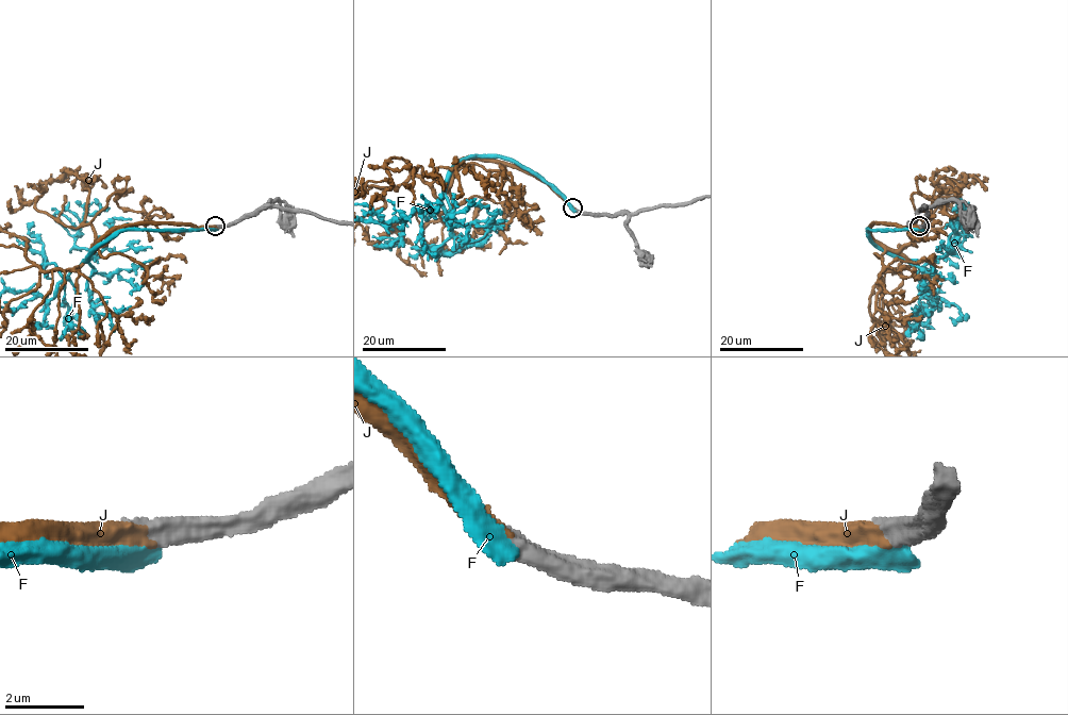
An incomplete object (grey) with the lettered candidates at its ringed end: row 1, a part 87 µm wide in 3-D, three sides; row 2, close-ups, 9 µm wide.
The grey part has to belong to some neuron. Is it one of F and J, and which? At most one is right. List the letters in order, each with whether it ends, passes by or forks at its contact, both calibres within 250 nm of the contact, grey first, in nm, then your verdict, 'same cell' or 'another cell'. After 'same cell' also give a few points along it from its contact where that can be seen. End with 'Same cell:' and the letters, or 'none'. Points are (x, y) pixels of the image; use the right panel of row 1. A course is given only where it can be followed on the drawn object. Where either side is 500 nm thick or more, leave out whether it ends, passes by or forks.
F: 600/480 nm | another cell
J: 550/480 nm | same cell
Same cell: J

